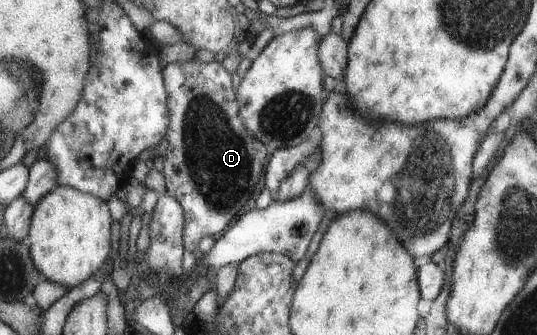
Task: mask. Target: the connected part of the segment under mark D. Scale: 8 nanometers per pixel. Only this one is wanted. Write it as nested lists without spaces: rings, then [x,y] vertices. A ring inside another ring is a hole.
[[[193,59],[191,61],[182,61],[181,63],[163,63],[162,65],[162,75],[164,86],[166,86],[166,91],[168,94],[168,108],[169,108],[169,124],[168,133],[166,140],[168,142],[168,147],[164,152],[163,157],[163,169],[161,173],[164,176],[165,182],[165,192],[174,197],[176,202],[179,202],[180,208],[183,212],[183,248],[191,253],[198,254],[197,244],[198,241],[204,236],[216,236],[220,234],[228,222],[240,212],[242,204],[248,200],[252,188],[250,186],[256,186],[258,178],[260,178],[260,172],[262,172],[262,164],[265,164],[264,158],[266,158],[266,148],[262,146],[260,139],[257,139],[245,126],[244,122],[240,116],[240,106],[237,100],[234,100],[234,92],[232,92],[232,80],[230,80],[230,74],[220,66],[216,64],[216,61],[210,62],[210,64],[202,64],[198,59]]]

